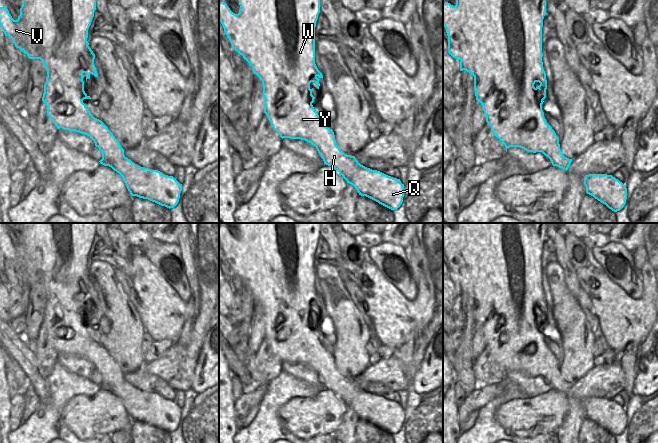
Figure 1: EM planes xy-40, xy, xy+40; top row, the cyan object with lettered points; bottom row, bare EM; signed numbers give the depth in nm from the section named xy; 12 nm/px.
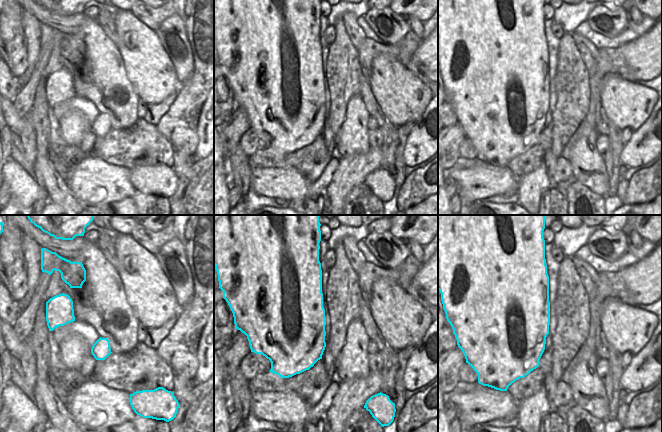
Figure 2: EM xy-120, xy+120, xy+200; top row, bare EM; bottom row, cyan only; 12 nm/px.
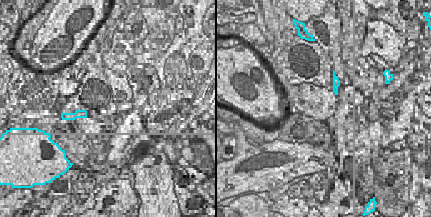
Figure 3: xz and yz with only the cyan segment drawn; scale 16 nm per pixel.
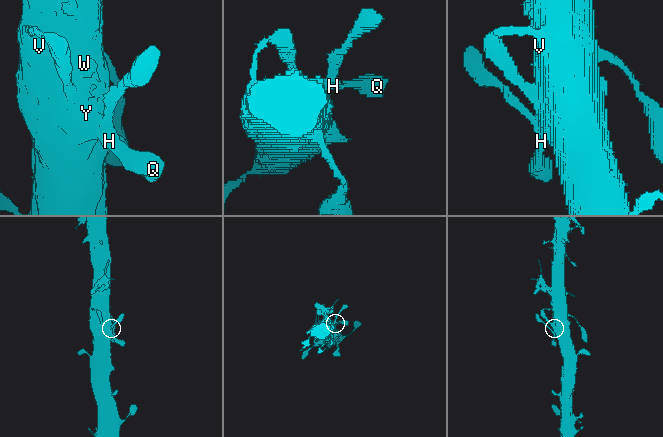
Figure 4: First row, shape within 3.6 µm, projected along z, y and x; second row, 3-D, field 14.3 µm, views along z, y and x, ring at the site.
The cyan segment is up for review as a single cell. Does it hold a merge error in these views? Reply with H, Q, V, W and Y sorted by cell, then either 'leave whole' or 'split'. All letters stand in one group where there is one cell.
H Q V W Y | leave whole

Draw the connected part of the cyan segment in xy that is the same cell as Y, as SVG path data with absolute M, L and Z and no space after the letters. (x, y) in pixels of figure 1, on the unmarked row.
M238 223L240 234L238 238L233 237L230 232L224 226L219 226L219 244L224 252L224 256L229 263L232 272L237 275L243 282L250 288L252 295L262 305L263 309L263 320L264 320L264 337L267 339L274 355L276 355L280 361L290 363L301 363L311 367L316 371L319 379L324 385L324 388L333 391L340 399L347 405L347 407L353 409L359 419L366 420L379 428L391 433L397 434L403 426L404 421L404 408L401 407L400 403L388 400L380 395L372 394L361 389L355 382L355 380L347 379L338 371L335 359L332 353L328 352L320 343L318 337L315 335L312 327L315 321L312 319L313 312L310 312L310 307L315 306L316 312L319 313L319 303L323 302L322 297L318 294L315 288L315 251L318 239L320 237L320 223Z

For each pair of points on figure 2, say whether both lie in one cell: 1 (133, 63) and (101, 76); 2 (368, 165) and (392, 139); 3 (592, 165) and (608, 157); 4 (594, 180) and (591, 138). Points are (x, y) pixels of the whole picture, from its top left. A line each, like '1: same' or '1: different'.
1: different
2: different
3: different
4: same

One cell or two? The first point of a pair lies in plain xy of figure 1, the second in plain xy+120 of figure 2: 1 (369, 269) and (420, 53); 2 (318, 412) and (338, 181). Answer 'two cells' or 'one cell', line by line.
1: two cells
2: two cells

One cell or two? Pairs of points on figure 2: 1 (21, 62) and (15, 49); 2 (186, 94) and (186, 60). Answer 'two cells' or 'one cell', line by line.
1: one cell
2: two cells

